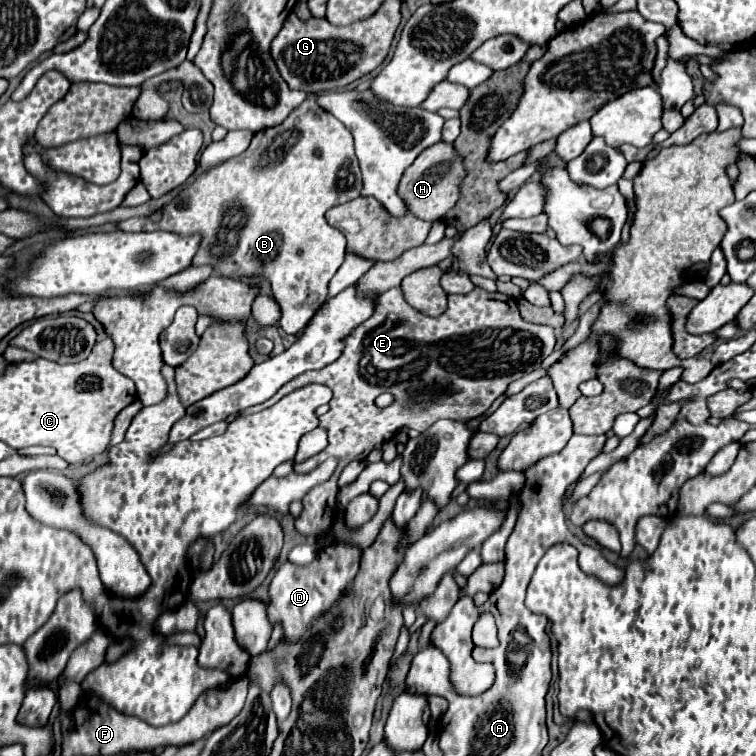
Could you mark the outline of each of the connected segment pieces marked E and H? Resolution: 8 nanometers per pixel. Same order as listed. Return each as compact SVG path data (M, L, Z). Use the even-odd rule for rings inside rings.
M394 287L380 295L372 317L344 339L340 359L320 371L295 377L263 404L243 410L241 416L274 405L304 383L324 383L332 389L330 411L320 417L320 425L328 429L328 447L308 461L296 463L312 471L328 457L338 459L334 475L312 487L302 499L302 531L308 531L308 537L318 537L334 523L334 513L338 513L338 477L350 461L368 457L376 445L390 441L402 427L424 433L440 419L468 421L484 415L512 381L542 367L554 345L554 329L524 321L512 297L484 289L474 289L468 295L448 295L448 309L440 317L426 317L402 299L400 287ZM380 393L392 393L396 401L380 409L374 403Z
M436 143L428 149L424 149L416 161L404 171L400 185L398 185L398 195L406 203L408 211L412 211L416 217L424 221L438 221L442 219L458 201L458 185L464 177L464 167L462 159L456 155L450 143Z

